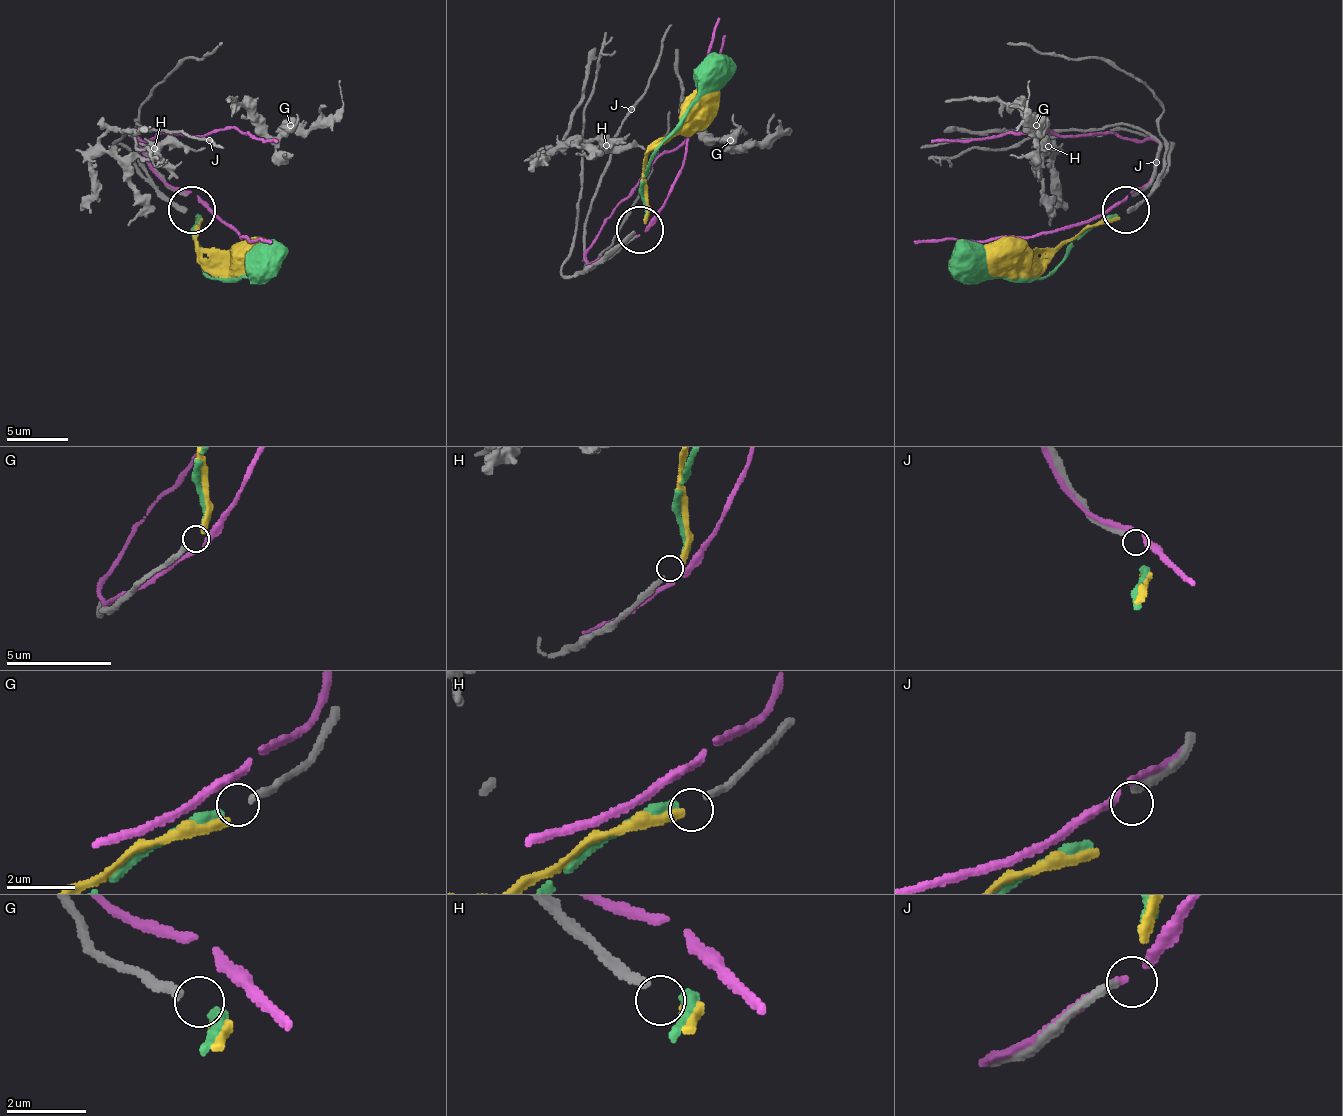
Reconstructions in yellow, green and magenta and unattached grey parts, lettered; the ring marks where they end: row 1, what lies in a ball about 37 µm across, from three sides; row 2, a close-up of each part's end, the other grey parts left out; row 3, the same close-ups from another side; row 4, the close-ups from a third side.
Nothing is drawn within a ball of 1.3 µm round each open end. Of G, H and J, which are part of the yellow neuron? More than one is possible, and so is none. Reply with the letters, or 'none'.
H

